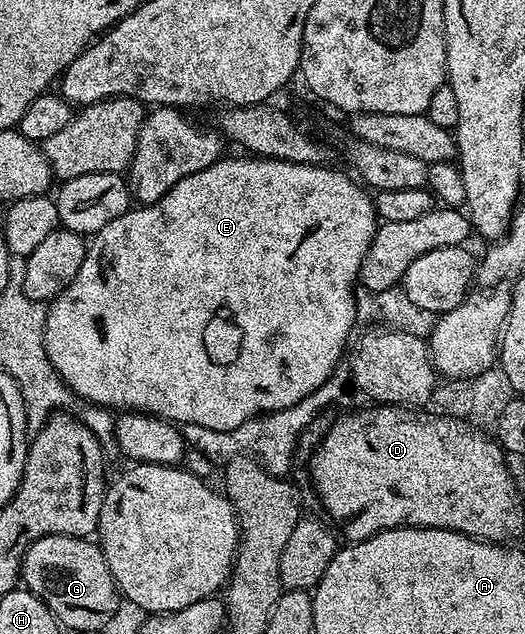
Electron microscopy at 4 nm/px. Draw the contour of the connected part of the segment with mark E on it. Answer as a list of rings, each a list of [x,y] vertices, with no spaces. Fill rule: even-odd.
[[[239,154],[239,155],[243,155],[243,156],[231,156],[231,155],[228,155],[228,156],[227,156],[227,157],[226,157],[226,158],[224,158],[224,159],[221,159],[221,160],[218,160],[218,161],[217,161],[217,162],[213,162],[213,166],[205,166],[205,170],[197,170],[197,174],[189,174],[189,178],[181,178],[181,182],[177,182],[177,186],[173,186],[173,190],[169,190],[169,194],[165,194],[165,195],[164,195],[164,196],[163,196],[163,197],[162,197],[162,198],[160,198],[160,199],[159,199],[159,200],[158,200],[158,201],[157,201],[157,202],[153,202],[153,203],[152,203],[152,204],[144,204],[144,205],[142,205],[142,206],[135,206],[135,207],[132,207],[132,208],[131,208],[131,209],[130,209],[130,210],[128,210],[128,212],[126,212],[126,214],[124,214],[124,216],[118,216],[118,217],[117,217],[117,218],[113,218],[113,222],[109,222],[109,223],[108,223],[108,224],[106,224],[106,225],[105,225],[105,227],[104,227],[104,228],[100,228],[100,229],[98,229],[98,231],[96,231],[96,232],[95,232],[95,233],[94,233],[94,235],[92,235],[92,236],[95,236],[95,237],[93,237],[93,238],[92,238],[92,237],[90,237],[90,240],[89,240],[89,243],[88,243],[88,246],[87,246],[87,253],[86,253],[86,254],[85,254],[85,262],[81,262],[81,270],[77,270],[77,278],[73,278],[73,282],[69,282],[69,286],[68,286],[68,287],[67,287],[67,289],[65,289],[65,290],[64,290],[64,291],[63,291],[63,293],[61,293],[61,294],[60,294],[60,295],[59,295],[59,296],[56,296],[56,297],[55,297],[55,299],[54,299],[54,300],[52,300],[52,301],[50,301],[50,304],[49,304],[49,307],[48,307],[48,310],[47,310],[47,321],[46,321],[46,322],[45,322],[45,350],[46,350],[46,351],[47,351],[47,353],[48,353],[48,354],[49,354],[49,362],[50,362],[50,363],[51,363],[51,365],[53,365],[53,366],[54,366],[54,368],[55,368],[55,369],[57,369],[57,371],[59,371],[59,377],[61,377],[61,379],[62,379],[62,380],[64,380],[64,382],[66,382],[66,384],[67,384],[67,386],[68,386],[68,388],[70,388],[70,389],[71,389],[71,391],[72,391],[72,393],[74,393],[74,395],[75,395],[75,396],[76,396],[76,397],[78,397],[78,399],[79,399],[79,396],[80,396],[80,398],[81,398],[81,399],[80,399],[80,401],[83,401],[83,402],[86,402],[86,403],[89,403],[89,404],[98,404],[98,405],[99,405],[99,407],[101,407],[101,408],[106,408],[106,409],[108,409],[108,410],[116,410],[116,409],[115,409],[115,408],[119,408],[119,409],[118,409],[118,410],[134,410],[134,411],[135,411],[135,412],[136,412],[136,413],[144,413],[144,414],[146,414],[146,415],[148,415],[148,416],[150,416],[150,417],[159,417],[159,418],[160,418],[160,419],[162,419],[162,420],[168,420],[168,421],[170,421],[170,422],[171,422],[171,423],[172,423],[172,424],[174,424],[174,425],[176,425],[176,426],[182,426],[182,425],[184,425],[184,424],[196,424],[196,425],[197,425],[197,426],[209,426],[209,430],[221,430],[221,431],[222,431],[222,432],[224,432],[224,431],[225,431],[225,430],[233,430],[233,429],[234,429],[234,428],[236,428],[236,427],[237,427],[237,426],[241,426],[241,422],[245,422],[245,421],[246,421],[246,420],[251,420],[251,419],[253,419],[253,417],[255,417],[255,416],[261,416],[261,415],[263,415],[263,413],[264,413],[264,412],[276,412],[276,411],[277,411],[277,410],[281,410],[281,409],[282,409],[282,408],[288,408],[288,407],[289,407],[289,406],[293,406],[293,405],[294,405],[294,404],[296,404],[296,403],[297,403],[297,402],[301,402],[301,398],[305,398],[305,397],[306,397],[306,396],[308,396],[308,395],[309,395],[309,394],[313,394],[313,390],[317,390],[317,389],[318,389],[318,388],[319,388],[319,387],[321,387],[321,385],[322,385],[322,384],[323,384],[323,383],[324,383],[324,382],[325,382],[325,381],[326,381],[326,380],[327,380],[327,379],[329,379],[329,377],[331,377],[331,376],[332,376],[332,374],[334,374],[334,373],[335,373],[335,370],[336,370],[336,368],[338,368],[338,367],[340,367],[340,364],[341,364],[341,361],[342,361],[342,360],[339,360],[339,359],[341,359],[341,358],[342,358],[342,356],[343,356],[343,351],[345,351],[345,350],[346,350],[346,348],[347,348],[347,339],[349,339],[349,338],[350,338],[350,336],[351,336],[351,327],[353,327],[353,326],[354,326],[354,324],[357,324],[357,317],[356,317],[356,315],[355,315],[355,293],[354,293],[354,291],[353,291],[353,289],[354,289],[354,288],[355,288],[355,287],[356,287],[356,284],[357,284],[357,281],[358,281],[358,278],[359,278],[359,271],[360,271],[360,270],[361,270],[361,262],[362,262],[362,261],[363,261],[363,259],[364,259],[364,258],[365,258],[365,250],[369,250],[369,242],[373,242],[373,238],[374,238],[374,237],[375,237],[375,230],[376,230],[376,227],[377,227],[377,217],[376,217],[376,214],[375,214],[375,205],[374,205],[374,203],[373,203],[373,200],[372,200],[372,197],[371,197],[371,196],[370,196],[370,195],[369,195],[369,196],[368,196],[368,197],[367,197],[367,196],[366,196],[366,194],[367,194],[367,195],[368,195],[368,193],[367,193],[367,192],[366,192],[366,191],[364,191],[364,189],[363,189],[363,188],[362,188],[362,187],[360,187],[360,185],[359,185],[359,184],[358,184],[358,183],[356,183],[356,181],[355,181],[355,180],[354,180],[354,179],[352,179],[352,177],[351,177],[351,176],[350,176],[350,175],[348,175],[348,176],[349,176],[349,177],[347,177],[347,176],[346,176],[346,174],[345,174],[345,173],[343,173],[343,172],[338,172],[338,170],[337,170],[337,169],[335,169],[335,166],[324,166],[324,165],[321,165],[321,164],[318,164],[318,165],[317,165],[317,166],[305,166],[305,165],[304,165],[304,164],[298,164],[298,163],[297,163],[297,162],[285,162],[285,161],[284,161],[284,160],[269,160],[269,159],[267,159],[267,157],[266,157],[266,156],[257,156],[257,155],[254,155],[254,154]]]

